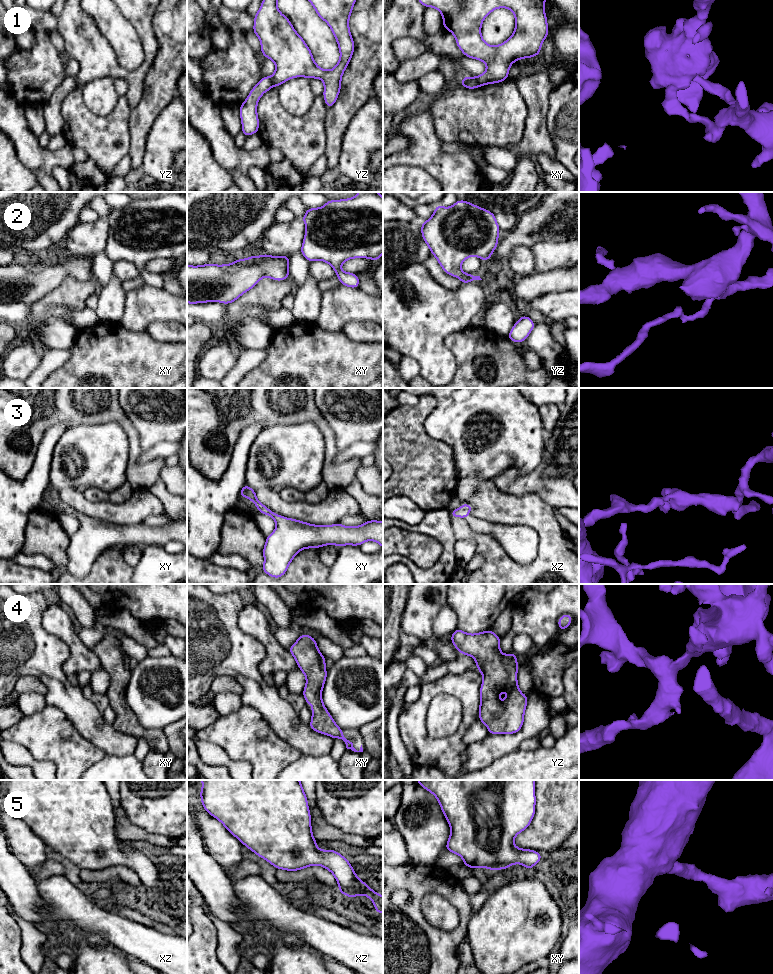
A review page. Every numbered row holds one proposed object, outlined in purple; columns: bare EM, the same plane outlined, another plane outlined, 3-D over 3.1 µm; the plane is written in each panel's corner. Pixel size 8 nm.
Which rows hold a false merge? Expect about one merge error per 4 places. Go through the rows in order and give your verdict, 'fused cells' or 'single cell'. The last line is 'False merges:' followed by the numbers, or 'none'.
1: fused cells
2: single cell
3: single cell
4: single cell
5: single cell
False merges: 1

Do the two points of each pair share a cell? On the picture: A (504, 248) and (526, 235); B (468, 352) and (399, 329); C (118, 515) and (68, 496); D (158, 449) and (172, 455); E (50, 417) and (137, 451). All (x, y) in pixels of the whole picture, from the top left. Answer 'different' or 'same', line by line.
A: same
B: different
C: same
D: same
E: same

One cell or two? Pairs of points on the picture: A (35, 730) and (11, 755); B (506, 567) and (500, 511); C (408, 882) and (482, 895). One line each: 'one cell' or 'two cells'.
A: two cells
B: one cell
C: two cells

